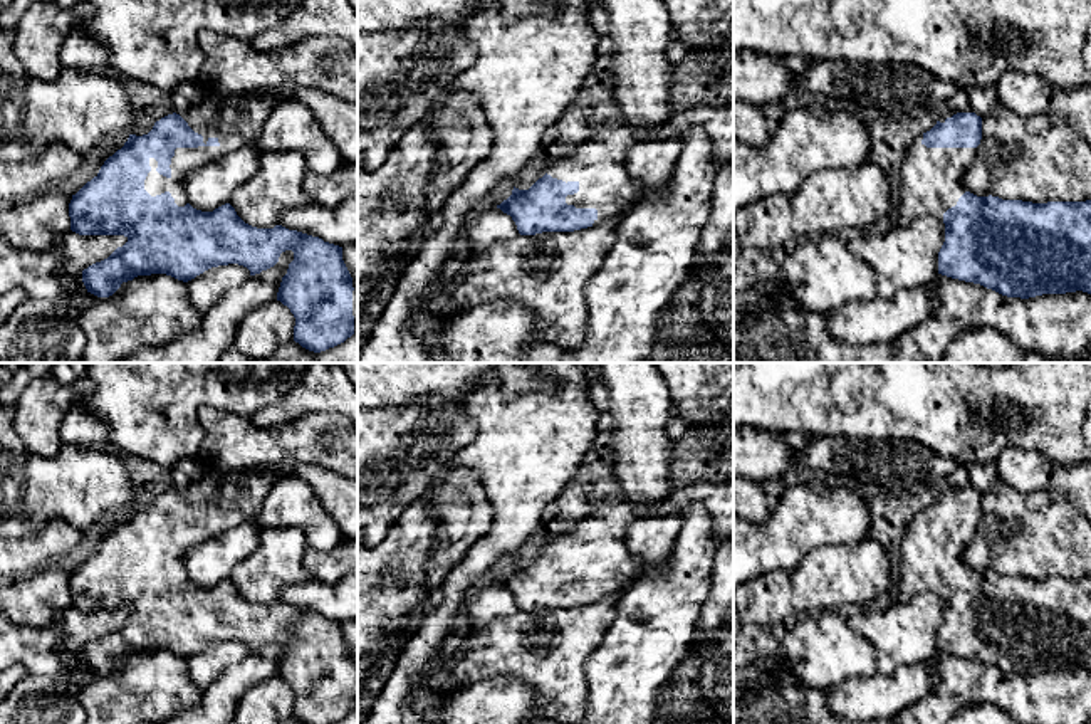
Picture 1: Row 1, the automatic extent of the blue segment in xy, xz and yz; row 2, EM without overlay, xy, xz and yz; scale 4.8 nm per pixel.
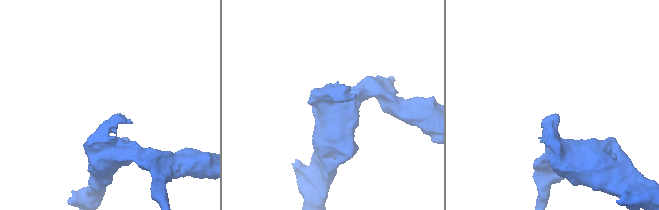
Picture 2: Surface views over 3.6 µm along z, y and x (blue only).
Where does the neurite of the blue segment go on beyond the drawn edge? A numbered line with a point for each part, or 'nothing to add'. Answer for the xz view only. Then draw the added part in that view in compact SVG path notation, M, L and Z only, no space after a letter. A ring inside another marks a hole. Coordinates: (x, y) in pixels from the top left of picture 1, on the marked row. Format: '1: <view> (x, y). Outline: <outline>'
1: xz (605, 183). Outline: M733 104L712 108L698 106L676 113L670 121L655 133L641 133L628 124L599 131L589 141L582 143L574 153L564 160L549 165L540 178L547 173L562 181L577 181L579 191L566 197L567 205L576 208L596 208L598 218L592 227L603 225L623 210L629 210L639 200L639 185L626 170L626 155L629 148L643 138L676 138L681 143L692 128L702 128L712 143L712 151L718 170L733 161Z

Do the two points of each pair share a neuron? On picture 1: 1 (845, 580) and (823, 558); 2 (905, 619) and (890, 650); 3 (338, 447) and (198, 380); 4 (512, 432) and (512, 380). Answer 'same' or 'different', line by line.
1: same
2: same
3: different
4: different

